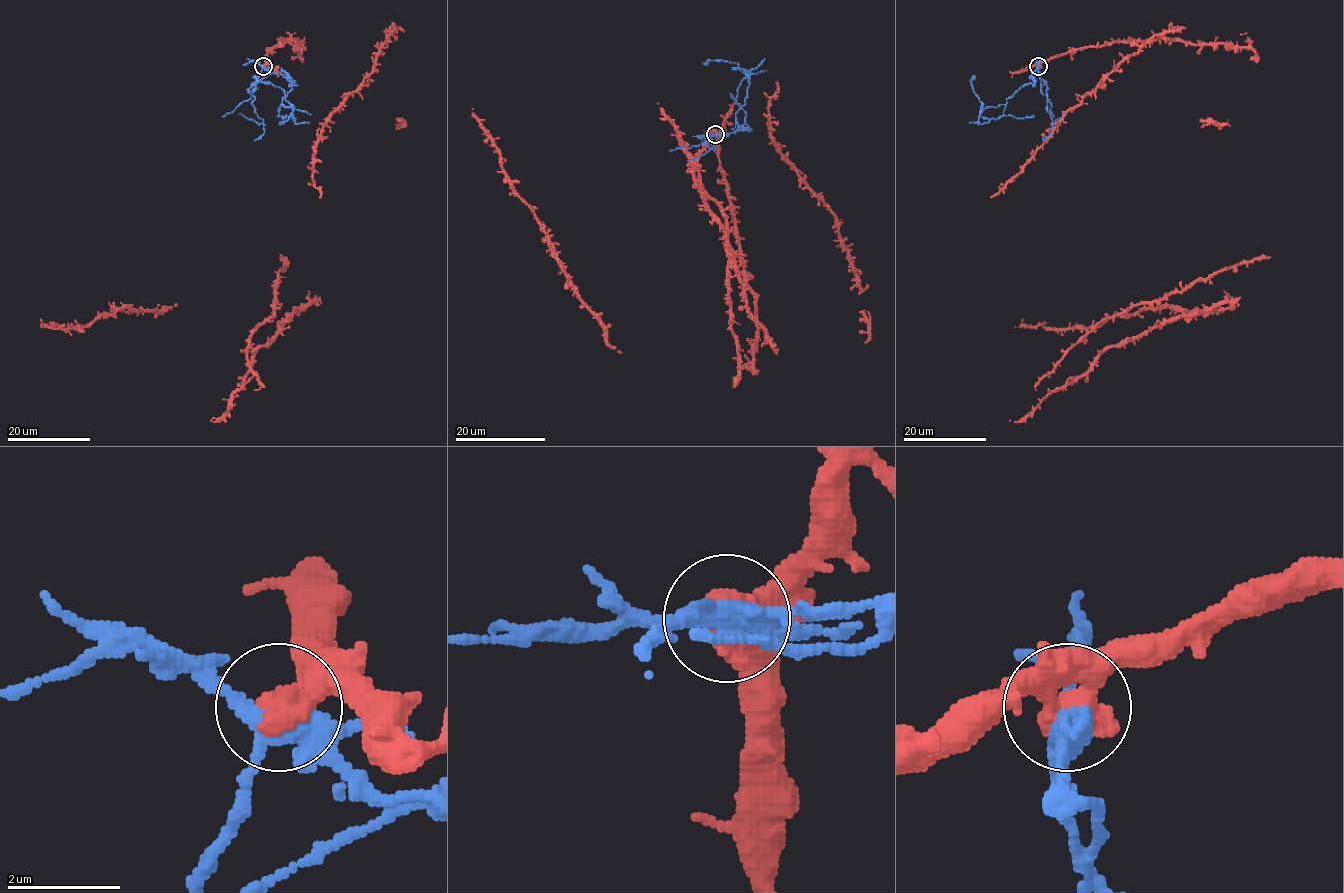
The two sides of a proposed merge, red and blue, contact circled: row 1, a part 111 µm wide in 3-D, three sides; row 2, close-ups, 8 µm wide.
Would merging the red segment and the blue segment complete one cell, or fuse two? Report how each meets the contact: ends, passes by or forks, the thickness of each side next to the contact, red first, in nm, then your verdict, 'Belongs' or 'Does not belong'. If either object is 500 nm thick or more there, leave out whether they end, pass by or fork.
Thickness 600 nm (red) against 360 nm. Does not belong

